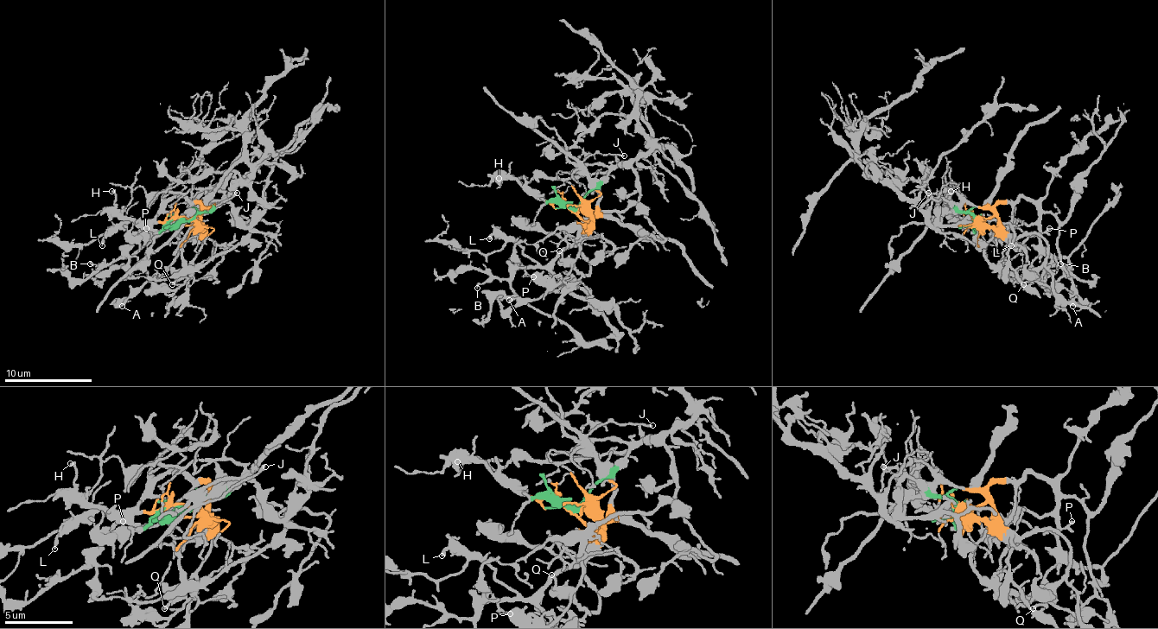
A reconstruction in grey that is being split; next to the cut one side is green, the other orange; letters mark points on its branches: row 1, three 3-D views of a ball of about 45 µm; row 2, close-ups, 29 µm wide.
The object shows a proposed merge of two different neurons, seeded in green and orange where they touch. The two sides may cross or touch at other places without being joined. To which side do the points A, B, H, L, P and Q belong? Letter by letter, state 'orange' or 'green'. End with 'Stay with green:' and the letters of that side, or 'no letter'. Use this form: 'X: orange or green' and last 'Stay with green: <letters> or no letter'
A: orange
B: orange
H: orange
L: orange
P: orange
Q: orange
Stay with green: no letter

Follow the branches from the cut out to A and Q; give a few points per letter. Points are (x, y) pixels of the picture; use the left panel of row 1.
A: (190, 219), (199, 207), (197, 203), (174, 197), (164, 210), (174, 219), (177, 258), (146, 280), (122, 307)
Q: (190, 219), (199, 219), (199, 231), (194, 236), (201, 234), (203, 240), (193, 263), (173, 284)

